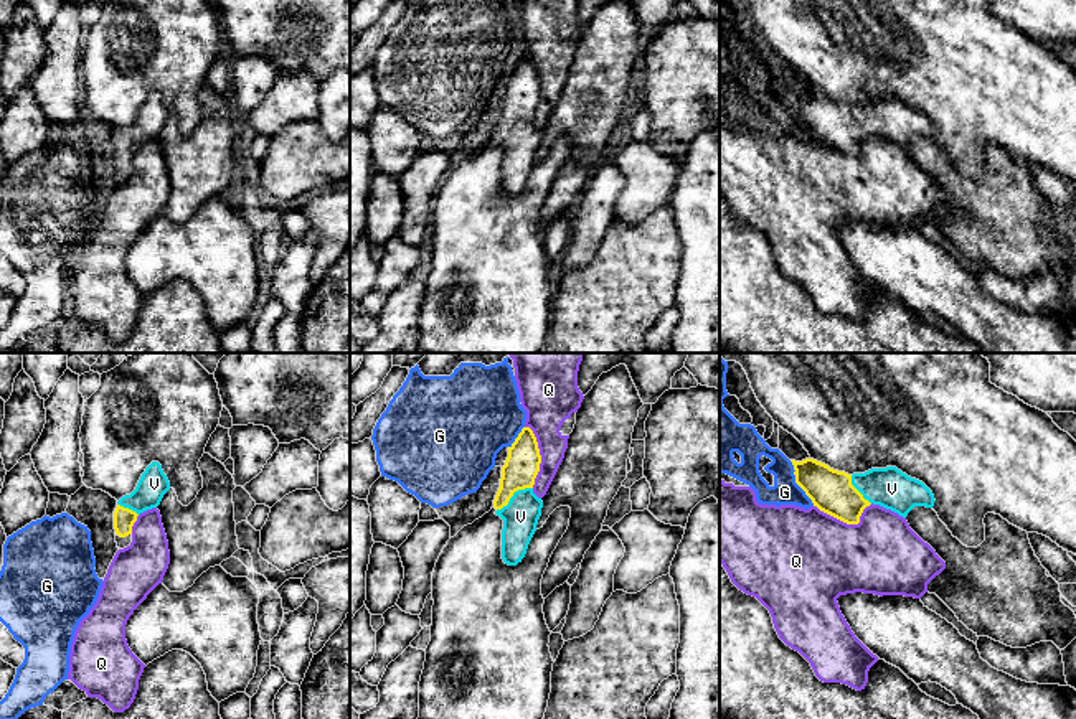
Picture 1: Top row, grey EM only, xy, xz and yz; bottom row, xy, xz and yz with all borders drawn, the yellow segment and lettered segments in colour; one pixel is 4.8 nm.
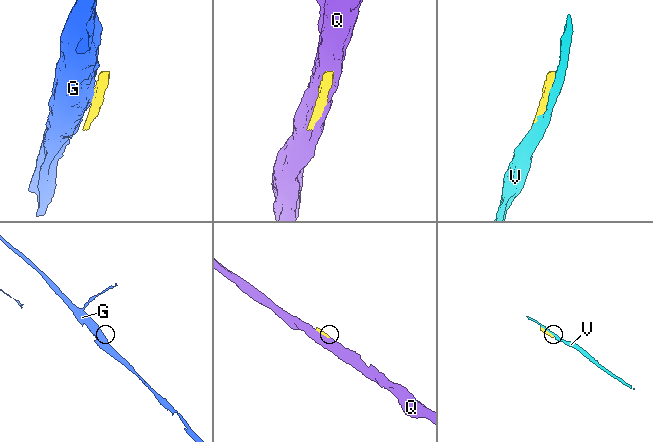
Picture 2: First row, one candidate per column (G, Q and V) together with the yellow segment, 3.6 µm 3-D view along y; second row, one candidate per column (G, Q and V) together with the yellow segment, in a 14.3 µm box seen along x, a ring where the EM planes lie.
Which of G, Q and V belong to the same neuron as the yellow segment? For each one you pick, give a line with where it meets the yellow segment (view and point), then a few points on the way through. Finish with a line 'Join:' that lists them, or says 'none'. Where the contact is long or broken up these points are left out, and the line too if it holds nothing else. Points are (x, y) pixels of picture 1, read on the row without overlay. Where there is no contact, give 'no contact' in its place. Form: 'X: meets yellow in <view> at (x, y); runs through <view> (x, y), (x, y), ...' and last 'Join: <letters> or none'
V: meets yellow in xz at (512, 126)
Join: V

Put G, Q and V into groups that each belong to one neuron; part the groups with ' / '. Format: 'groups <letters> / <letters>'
groups G / Q / V

